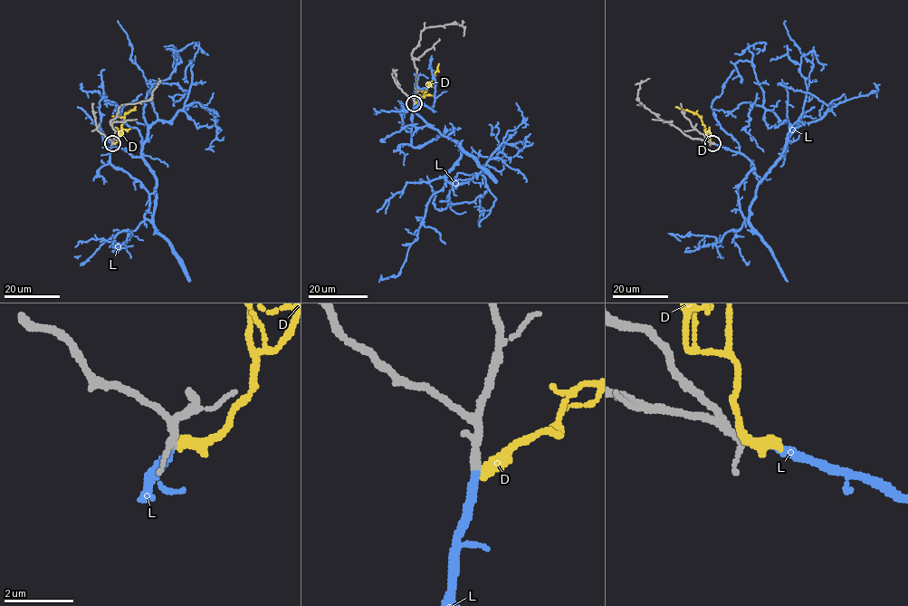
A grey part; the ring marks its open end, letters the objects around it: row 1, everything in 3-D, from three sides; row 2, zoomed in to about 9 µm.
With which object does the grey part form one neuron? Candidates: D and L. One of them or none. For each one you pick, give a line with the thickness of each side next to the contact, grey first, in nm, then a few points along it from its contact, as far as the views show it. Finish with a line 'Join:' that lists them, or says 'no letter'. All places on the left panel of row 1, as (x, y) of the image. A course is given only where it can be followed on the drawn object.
L: 180 nm thick on the grey side, 240 nm on the other; it runs (112, 143), (109, 163), (148, 193), (150, 220), (156, 182), (141, 146), (184, 107), (198, 47), (166, 49)
Join: L

